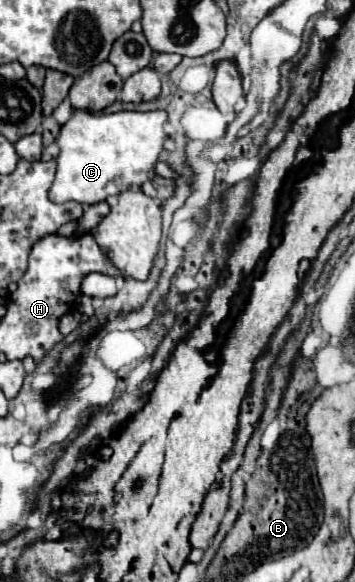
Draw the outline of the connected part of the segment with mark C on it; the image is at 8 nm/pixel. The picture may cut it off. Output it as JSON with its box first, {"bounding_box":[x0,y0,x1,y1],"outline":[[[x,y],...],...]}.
{"bounding_box":[50,111,166,205],"outline":[[[74,111],[72,119],[62,125],[56,139],[60,155],[56,159],[58,167],[50,199],[54,203],[76,201],[82,205],[94,205],[130,187],[142,187],[154,177],[154,167],[166,151],[166,121],[166,111],[120,111],[110,115]]]}

